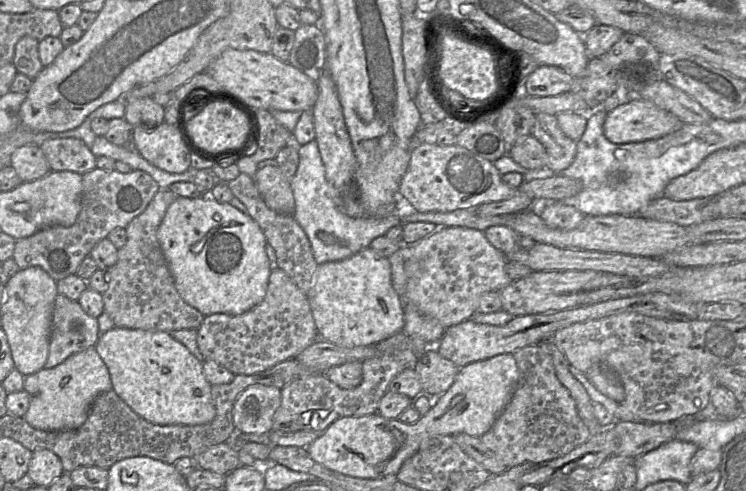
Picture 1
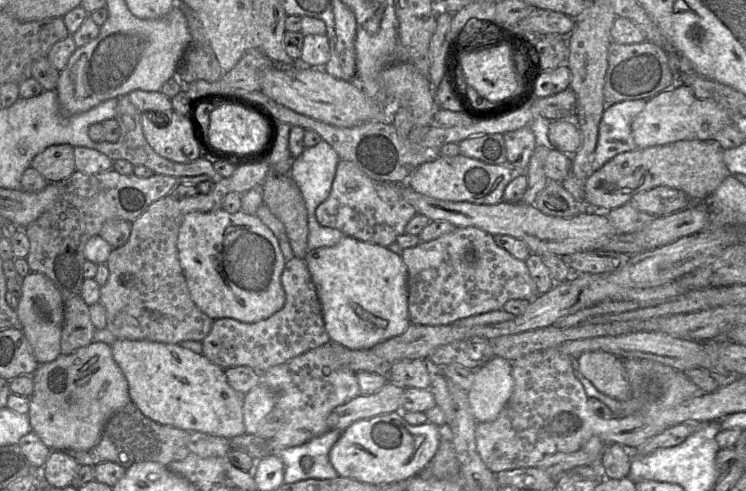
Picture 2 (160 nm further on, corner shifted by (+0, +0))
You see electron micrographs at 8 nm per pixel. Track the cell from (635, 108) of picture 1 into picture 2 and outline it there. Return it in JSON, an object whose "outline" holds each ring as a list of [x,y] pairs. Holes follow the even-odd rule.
{"outline":[[[675,83],[647,100],[644,108],[634,117],[631,131],[637,149],[643,149],[683,140],[713,140],[728,124],[728,113],[714,101],[700,99],[690,88]]]}

